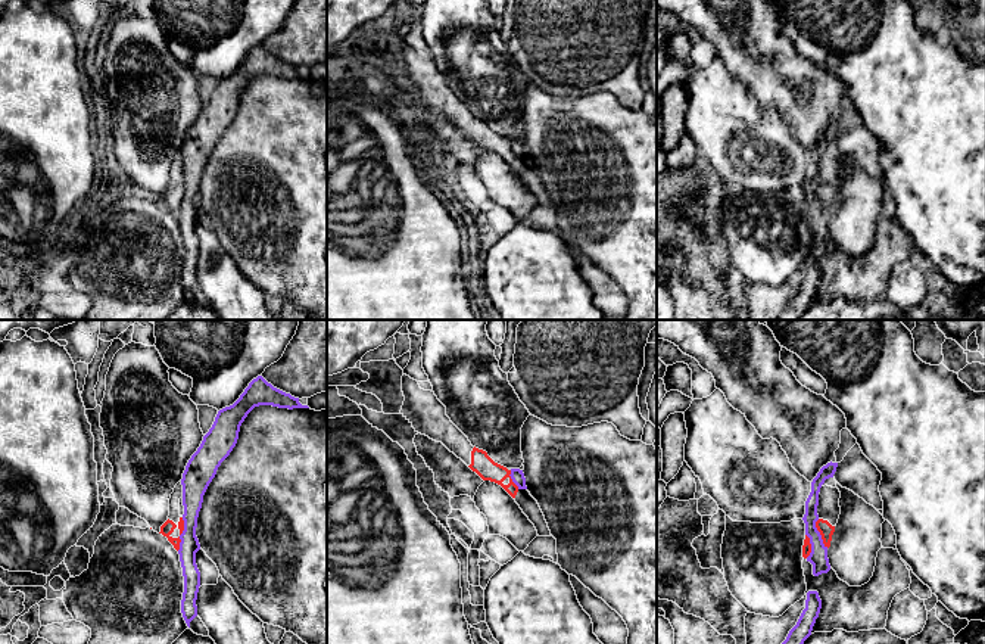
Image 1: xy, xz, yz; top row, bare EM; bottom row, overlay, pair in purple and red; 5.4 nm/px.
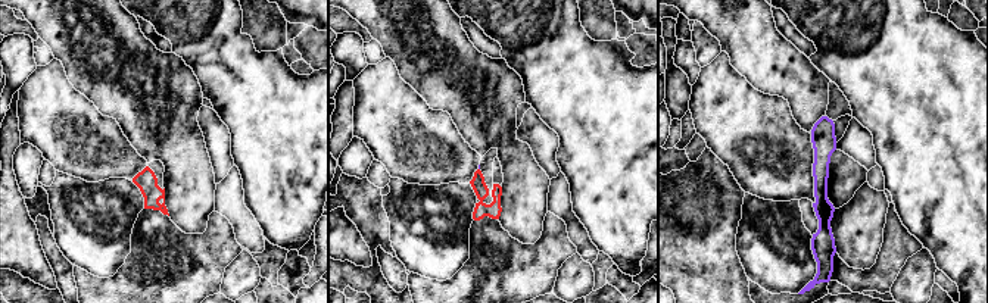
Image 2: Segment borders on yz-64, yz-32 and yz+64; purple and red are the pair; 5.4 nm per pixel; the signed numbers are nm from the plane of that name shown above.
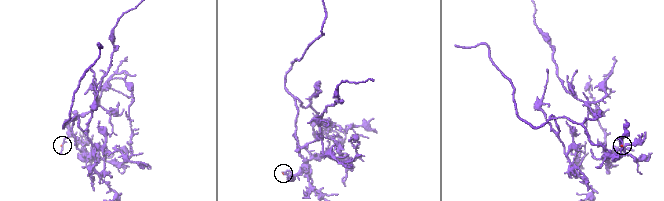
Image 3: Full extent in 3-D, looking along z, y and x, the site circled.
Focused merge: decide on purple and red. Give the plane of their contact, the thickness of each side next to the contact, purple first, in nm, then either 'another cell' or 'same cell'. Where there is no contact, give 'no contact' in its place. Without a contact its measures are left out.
contact in yz; calibres 100 and 80 nm; another cell

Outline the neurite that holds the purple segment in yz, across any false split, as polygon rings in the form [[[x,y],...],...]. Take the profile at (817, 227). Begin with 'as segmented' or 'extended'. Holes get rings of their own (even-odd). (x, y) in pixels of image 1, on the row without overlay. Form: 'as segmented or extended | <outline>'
as segmented | [[[827,133],[820,139],[817,146],[811,152],[811,162],[805,171],[805,184],[802,187],[805,193],[805,205],[810,208],[811,223],[807,227],[807,231],[813,234],[813,245],[819,246],[830,240],[827,228],[827,217],[823,214],[822,205],[816,197],[819,190],[817,175],[819,175],[819,162],[826,149],[833,147],[838,133]]]

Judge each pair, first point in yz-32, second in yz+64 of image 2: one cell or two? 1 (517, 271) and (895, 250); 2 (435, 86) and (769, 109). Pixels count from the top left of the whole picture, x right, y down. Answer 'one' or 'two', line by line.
1: one
2: two

